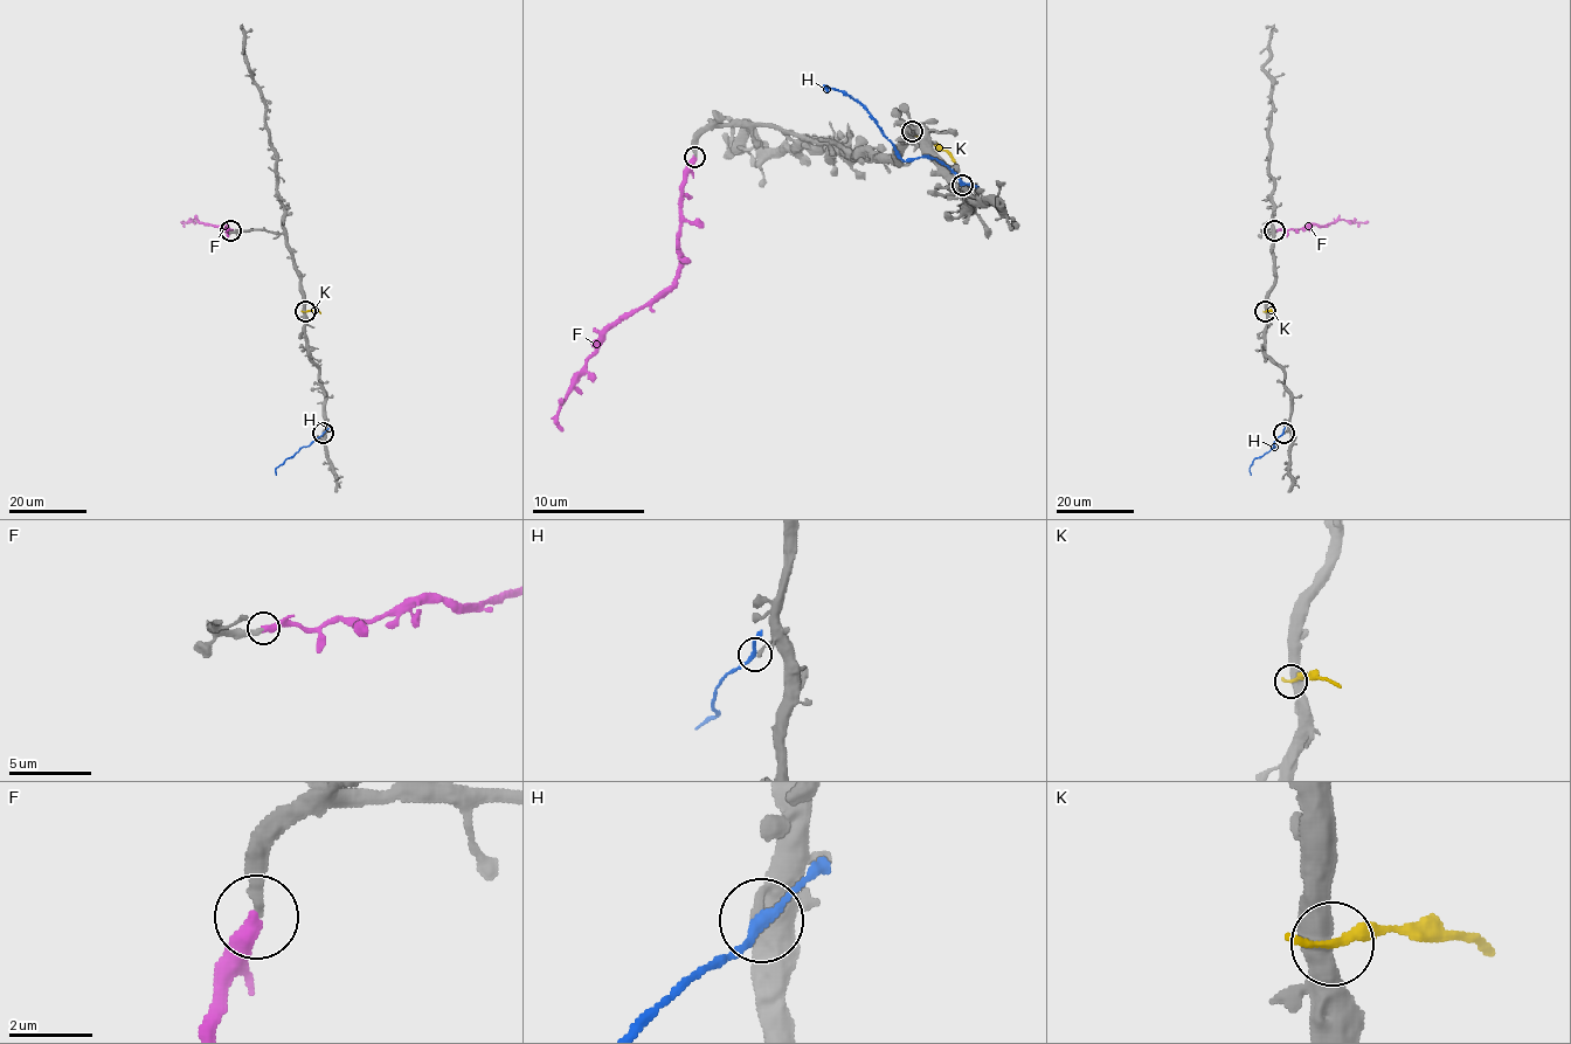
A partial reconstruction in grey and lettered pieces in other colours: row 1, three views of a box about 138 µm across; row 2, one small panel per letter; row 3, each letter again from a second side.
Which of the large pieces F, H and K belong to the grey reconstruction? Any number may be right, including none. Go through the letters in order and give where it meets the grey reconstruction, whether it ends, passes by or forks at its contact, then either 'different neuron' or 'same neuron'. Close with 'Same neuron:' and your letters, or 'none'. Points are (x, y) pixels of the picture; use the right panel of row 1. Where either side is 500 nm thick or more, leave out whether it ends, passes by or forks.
F: contact (1274, 230); it ends; same neuron
H: contact (1284, 433); it passes by; different neuron
K: contact (1265, 311); different neuron
Same neuron: F

